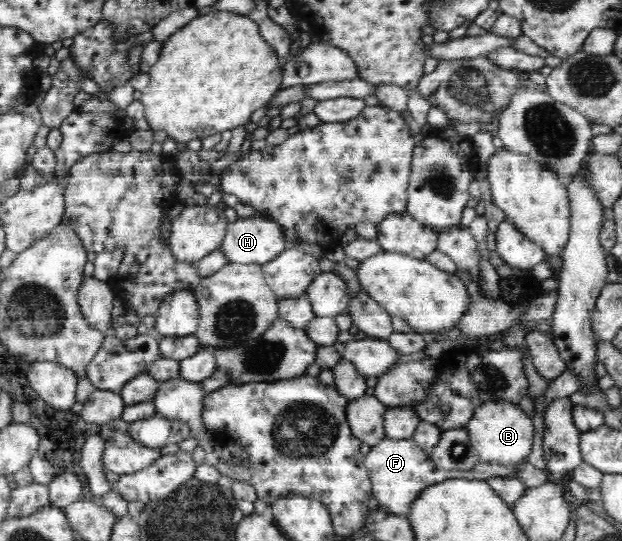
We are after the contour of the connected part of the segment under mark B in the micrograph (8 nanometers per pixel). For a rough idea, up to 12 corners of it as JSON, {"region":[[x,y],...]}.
{"region":[[481,404],[465,428],[480,462],[526,462],[535,428],[519,404]]}

